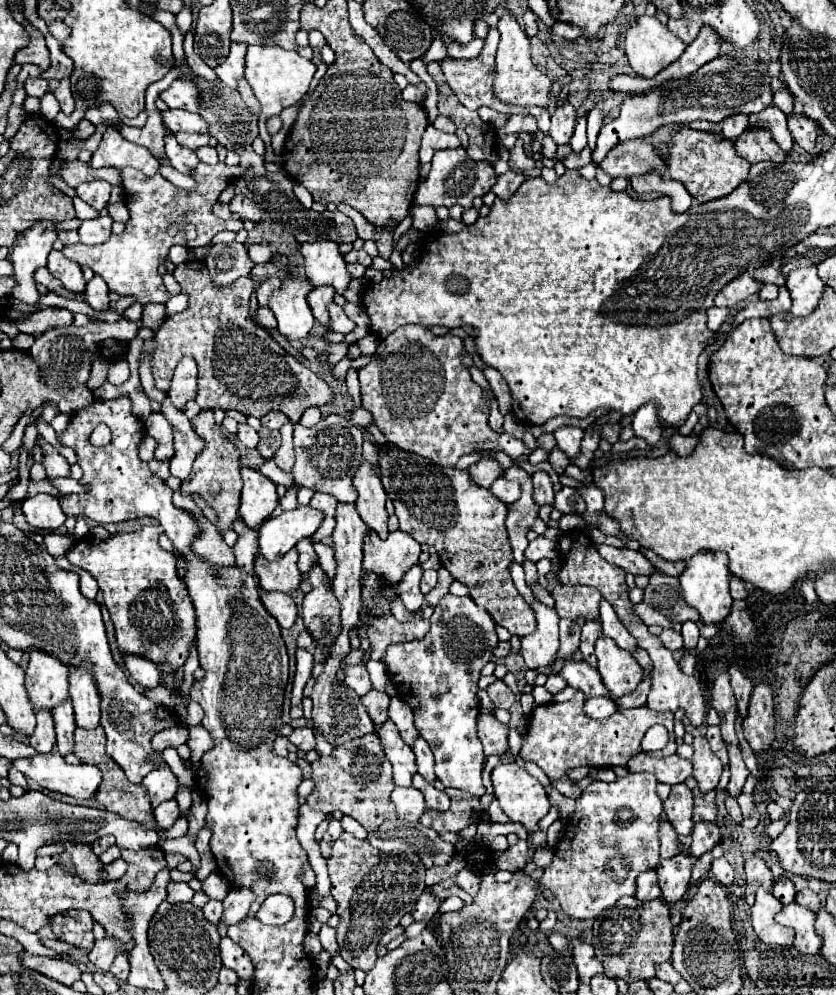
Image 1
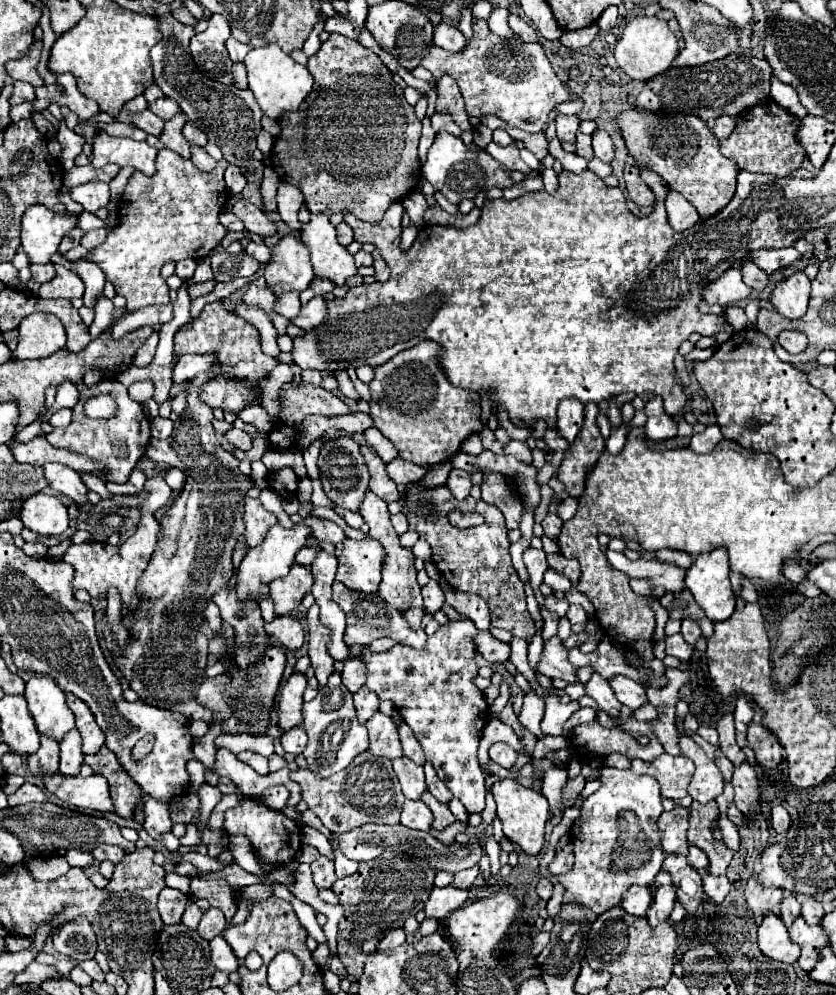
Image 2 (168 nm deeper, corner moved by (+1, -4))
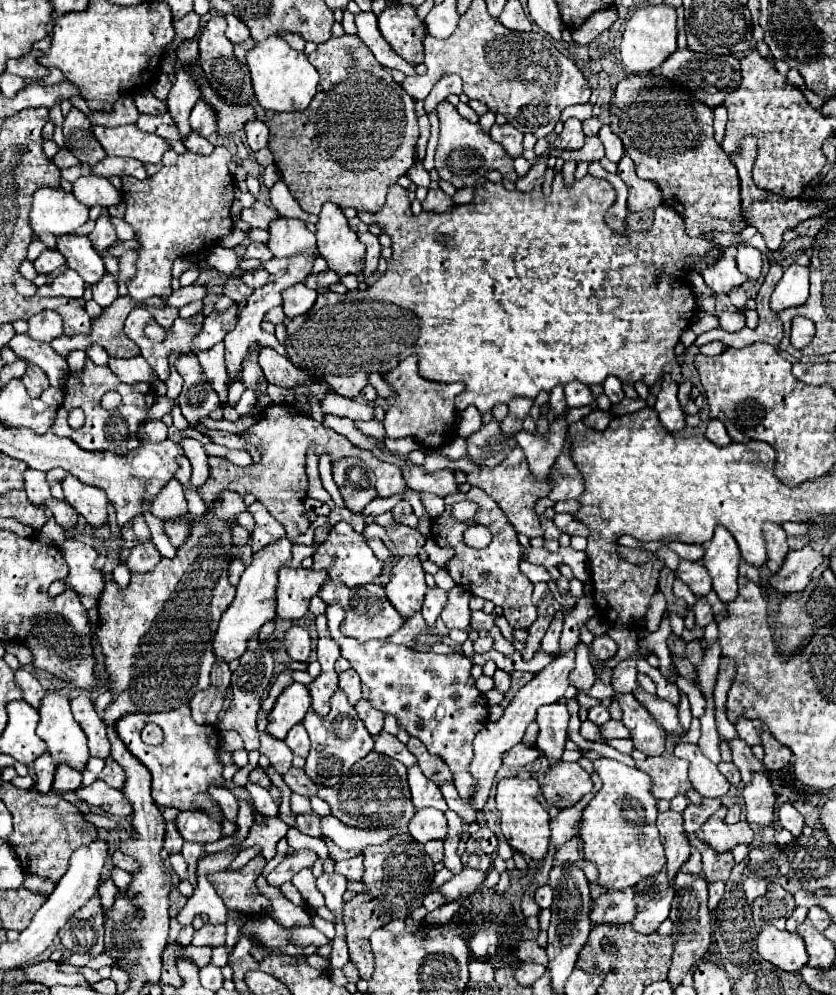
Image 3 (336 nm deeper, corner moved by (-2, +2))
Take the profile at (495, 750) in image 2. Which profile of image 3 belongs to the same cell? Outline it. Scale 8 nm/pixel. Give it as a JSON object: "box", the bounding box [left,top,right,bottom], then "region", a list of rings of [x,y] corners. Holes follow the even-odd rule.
{"box":[504,742,540,768],"region":[[[520,742],[504,754],[504,764],[508,768],[520,768],[520,766],[532,764],[538,756],[540,756],[540,750],[536,746],[526,746],[524,742]]]}

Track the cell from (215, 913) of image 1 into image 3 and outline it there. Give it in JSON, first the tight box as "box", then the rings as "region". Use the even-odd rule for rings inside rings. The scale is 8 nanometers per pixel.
{"box":[192,924,226,946],"region":[[[204,924],[198,932],[194,932],[194,938],[192,938],[192,946],[224,946],[226,942],[226,926],[224,924]]]}

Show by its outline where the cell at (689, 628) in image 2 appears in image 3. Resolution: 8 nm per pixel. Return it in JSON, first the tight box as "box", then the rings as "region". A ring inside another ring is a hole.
{"box":[694,598,714,626],"region":[[[698,598],[696,606],[694,606],[694,614],[696,614],[696,624],[698,626],[706,626],[706,624],[710,624],[714,620],[712,606],[704,598]]]}

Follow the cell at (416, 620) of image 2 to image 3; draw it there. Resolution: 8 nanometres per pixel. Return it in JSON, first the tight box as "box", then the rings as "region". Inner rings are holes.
{"box":[388,612,426,644],"region":[[[418,612],[418,616],[414,614],[410,620],[406,620],[404,626],[388,638],[388,642],[392,642],[392,644],[408,644],[408,642],[412,642],[424,628],[426,628],[424,618],[422,618],[422,614]]]}

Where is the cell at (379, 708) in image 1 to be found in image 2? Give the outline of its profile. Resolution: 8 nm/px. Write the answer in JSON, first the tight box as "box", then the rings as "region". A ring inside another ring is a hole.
{"box":[367,712,403,758],"region":[[[383,712],[373,714],[373,718],[369,718],[367,730],[369,730],[369,742],[371,742],[369,750],[375,756],[385,756],[385,758],[403,756],[401,742],[397,736],[397,726],[389,716],[385,716]]]}

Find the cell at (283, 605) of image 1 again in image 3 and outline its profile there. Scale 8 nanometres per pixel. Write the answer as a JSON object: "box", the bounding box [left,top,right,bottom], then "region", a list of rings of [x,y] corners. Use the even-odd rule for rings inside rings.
{"box":[284,626,312,662],"region":[[[292,626],[286,632],[286,640],[284,640],[286,652],[292,660],[296,662],[308,662],[308,656],[312,652],[312,640],[308,636],[308,632],[300,626]]]}

